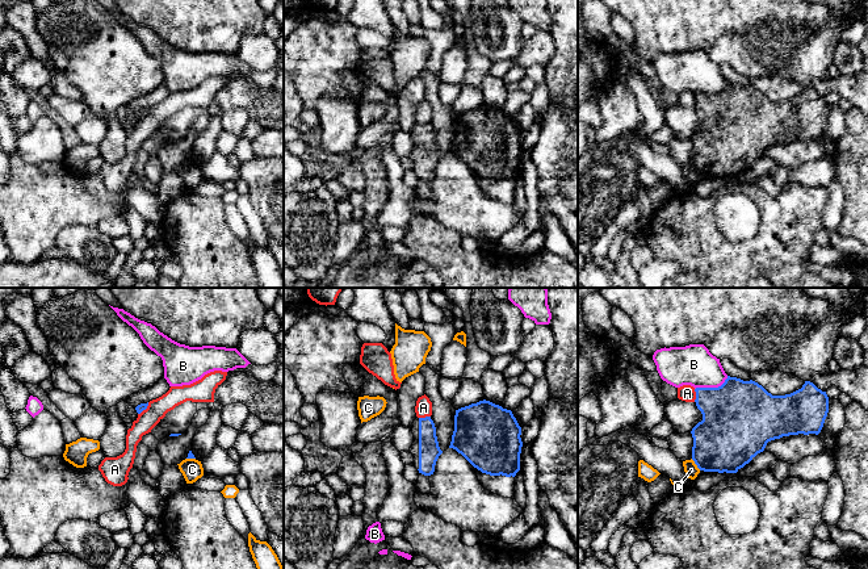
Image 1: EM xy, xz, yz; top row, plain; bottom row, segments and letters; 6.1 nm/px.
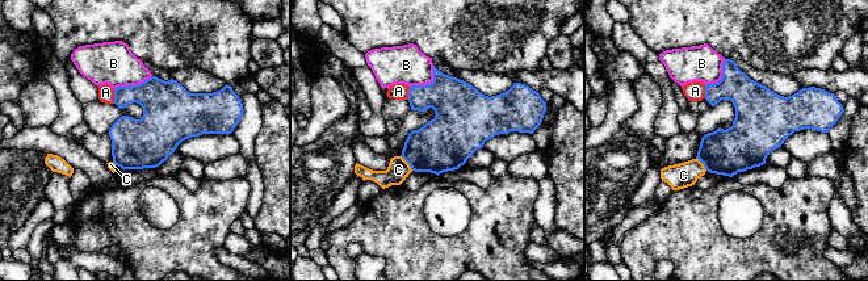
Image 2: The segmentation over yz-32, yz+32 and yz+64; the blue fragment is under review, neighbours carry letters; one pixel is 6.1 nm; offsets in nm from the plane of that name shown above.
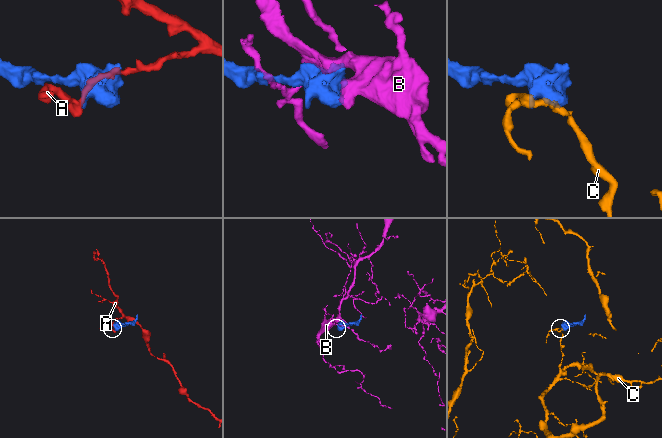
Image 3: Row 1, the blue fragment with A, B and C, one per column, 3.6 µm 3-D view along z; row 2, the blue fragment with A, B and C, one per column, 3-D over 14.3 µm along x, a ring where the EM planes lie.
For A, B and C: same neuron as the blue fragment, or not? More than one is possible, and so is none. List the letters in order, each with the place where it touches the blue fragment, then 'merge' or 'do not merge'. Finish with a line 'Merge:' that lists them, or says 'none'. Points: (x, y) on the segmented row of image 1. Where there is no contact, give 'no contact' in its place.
A: yz (696, 396) | do not merge
B: yz (712, 388) | do not merge
C: yz (695, 463) | do not merge
Merge: none

